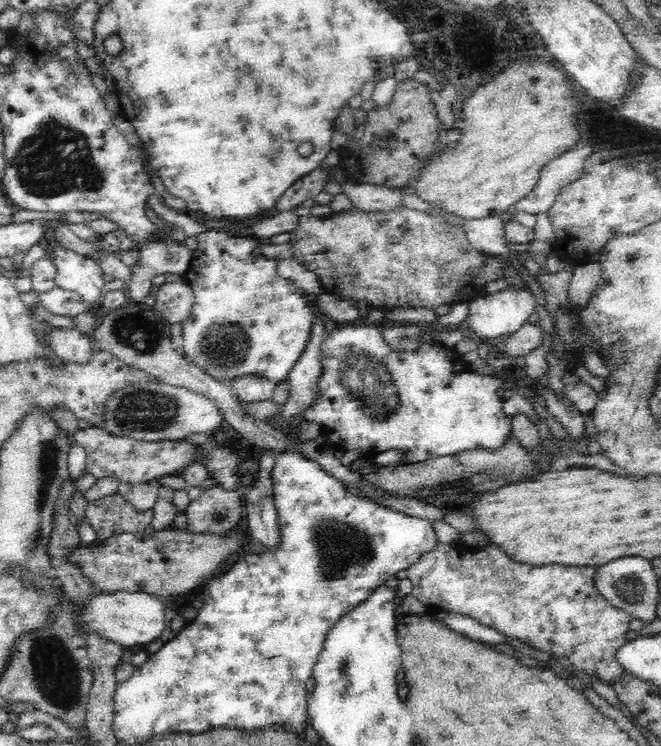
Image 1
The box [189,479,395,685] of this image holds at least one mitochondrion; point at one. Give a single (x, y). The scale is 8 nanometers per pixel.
(339, 546)

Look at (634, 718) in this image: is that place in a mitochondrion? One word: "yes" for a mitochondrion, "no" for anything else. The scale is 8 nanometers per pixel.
no

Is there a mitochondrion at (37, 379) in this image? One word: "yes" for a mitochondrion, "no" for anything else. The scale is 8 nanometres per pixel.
no

